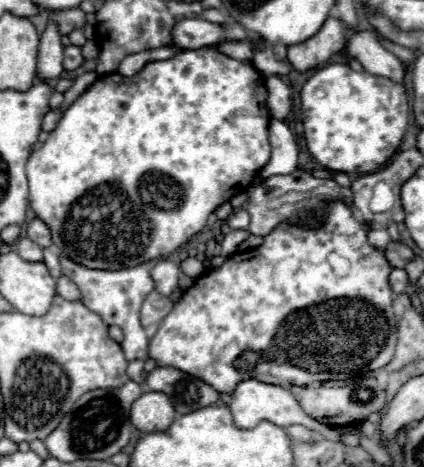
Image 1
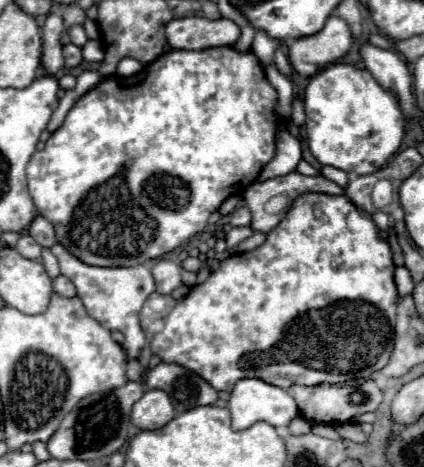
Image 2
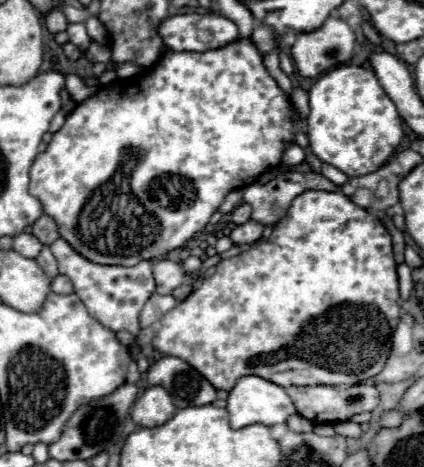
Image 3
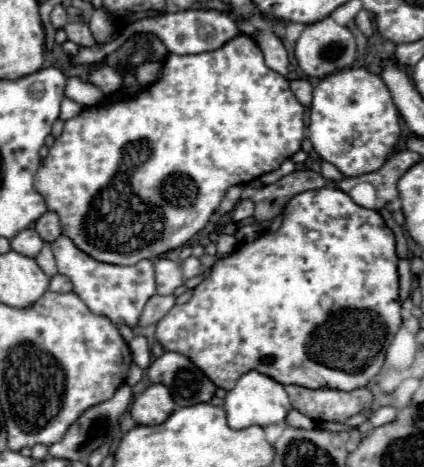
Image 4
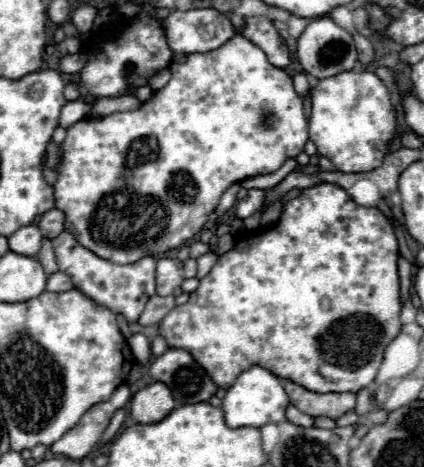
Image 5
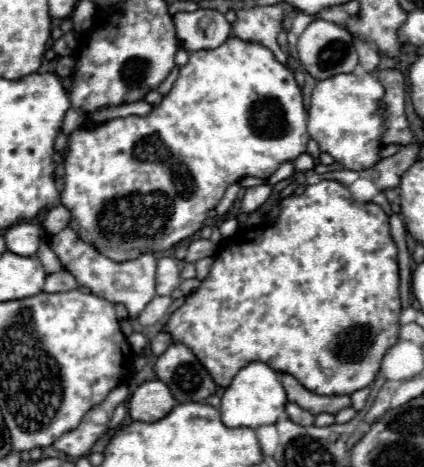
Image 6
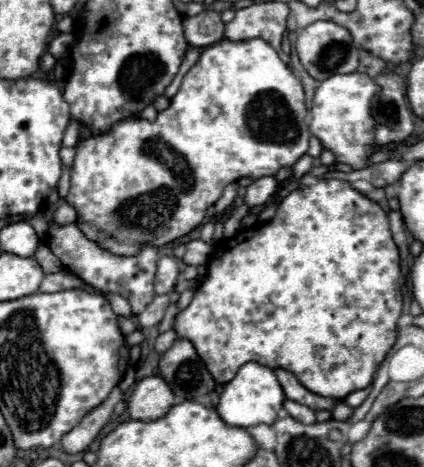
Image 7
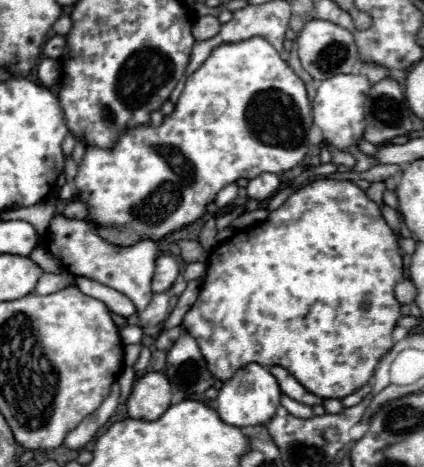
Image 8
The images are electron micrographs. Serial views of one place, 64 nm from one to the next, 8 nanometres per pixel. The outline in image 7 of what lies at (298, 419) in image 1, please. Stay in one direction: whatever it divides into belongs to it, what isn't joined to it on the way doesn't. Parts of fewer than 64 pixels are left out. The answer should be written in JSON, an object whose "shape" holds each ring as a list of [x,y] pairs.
{"shape":[[[248,362],[238,370],[234,380],[224,384],[216,410],[228,426],[248,428],[256,424],[272,424],[278,416],[278,410],[282,408],[282,402],[284,402],[284,392],[280,388],[280,382],[276,380],[276,374],[262,364]]]}

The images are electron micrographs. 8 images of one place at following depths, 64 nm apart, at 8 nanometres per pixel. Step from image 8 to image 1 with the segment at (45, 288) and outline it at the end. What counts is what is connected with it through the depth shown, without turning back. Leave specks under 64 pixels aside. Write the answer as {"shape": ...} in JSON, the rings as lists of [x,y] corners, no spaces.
{"shape":[[[60,276],[56,280],[56,292],[66,298],[66,300],[80,300],[80,290],[76,288],[76,284],[72,284],[72,280],[68,280],[66,276]]]}

